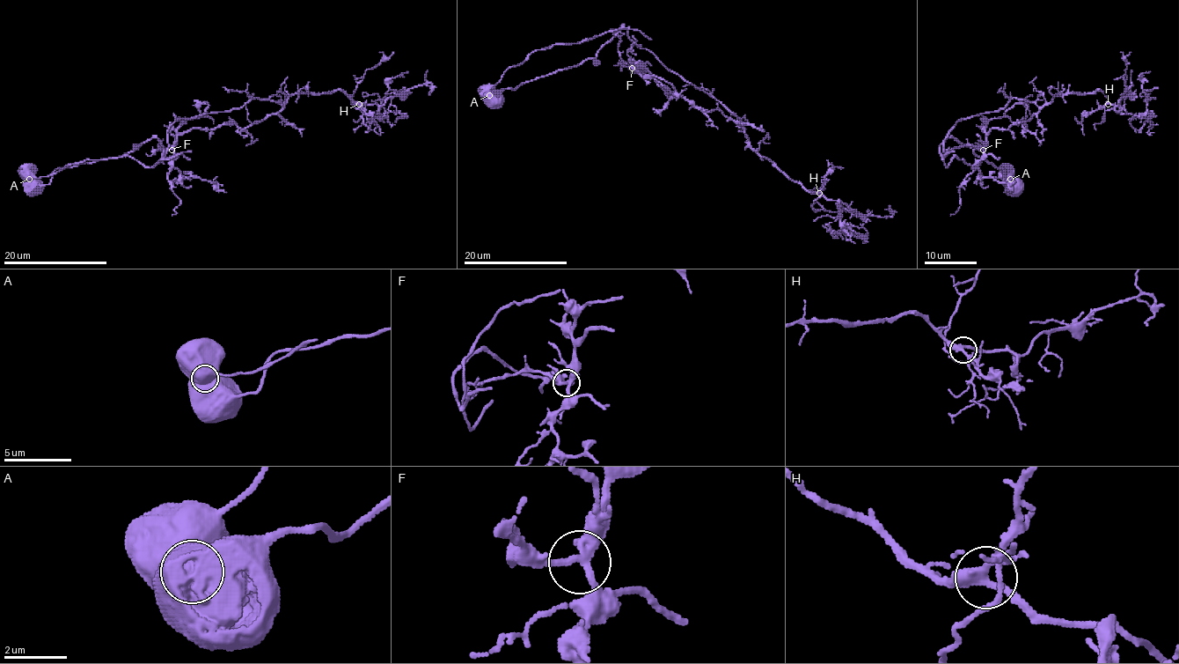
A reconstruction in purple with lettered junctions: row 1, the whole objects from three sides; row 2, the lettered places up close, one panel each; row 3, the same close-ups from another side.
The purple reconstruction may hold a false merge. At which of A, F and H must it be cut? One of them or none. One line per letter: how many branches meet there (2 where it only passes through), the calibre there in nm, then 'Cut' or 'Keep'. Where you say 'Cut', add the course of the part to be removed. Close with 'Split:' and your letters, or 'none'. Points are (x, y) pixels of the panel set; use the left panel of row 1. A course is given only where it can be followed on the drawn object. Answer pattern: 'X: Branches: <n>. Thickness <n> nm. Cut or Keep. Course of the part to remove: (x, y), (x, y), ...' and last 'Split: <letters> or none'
A: Branches: 2. Thickness 1000 nm. Cut. Course of the part to remove: (29, 179), (45, 186), (56, 169), (121, 157), (152, 137), (163, 145), (164, 158), (191, 151)
F: Branches: 3. Thickness 280 nm. Keep
H: Branches: 3. Thickness 280 nm. Keep
Split: A

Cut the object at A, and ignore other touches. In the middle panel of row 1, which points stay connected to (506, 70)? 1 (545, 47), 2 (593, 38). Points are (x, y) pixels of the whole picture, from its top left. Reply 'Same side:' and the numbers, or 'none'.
Same side: 1, 2

